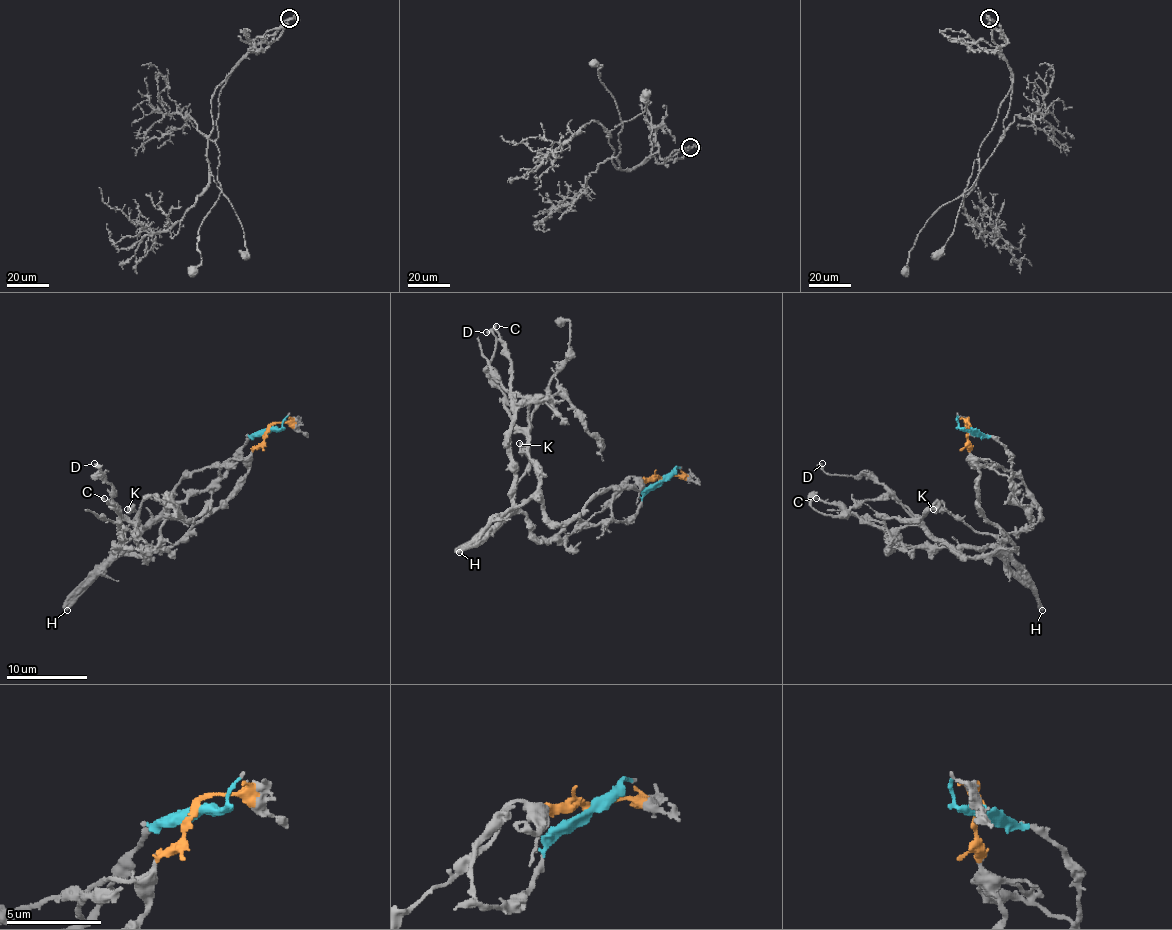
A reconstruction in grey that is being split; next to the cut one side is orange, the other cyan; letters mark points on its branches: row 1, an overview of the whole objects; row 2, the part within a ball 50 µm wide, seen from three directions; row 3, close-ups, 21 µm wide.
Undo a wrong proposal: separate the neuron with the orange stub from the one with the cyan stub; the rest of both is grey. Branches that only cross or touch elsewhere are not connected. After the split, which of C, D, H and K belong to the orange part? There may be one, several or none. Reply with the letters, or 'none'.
D

